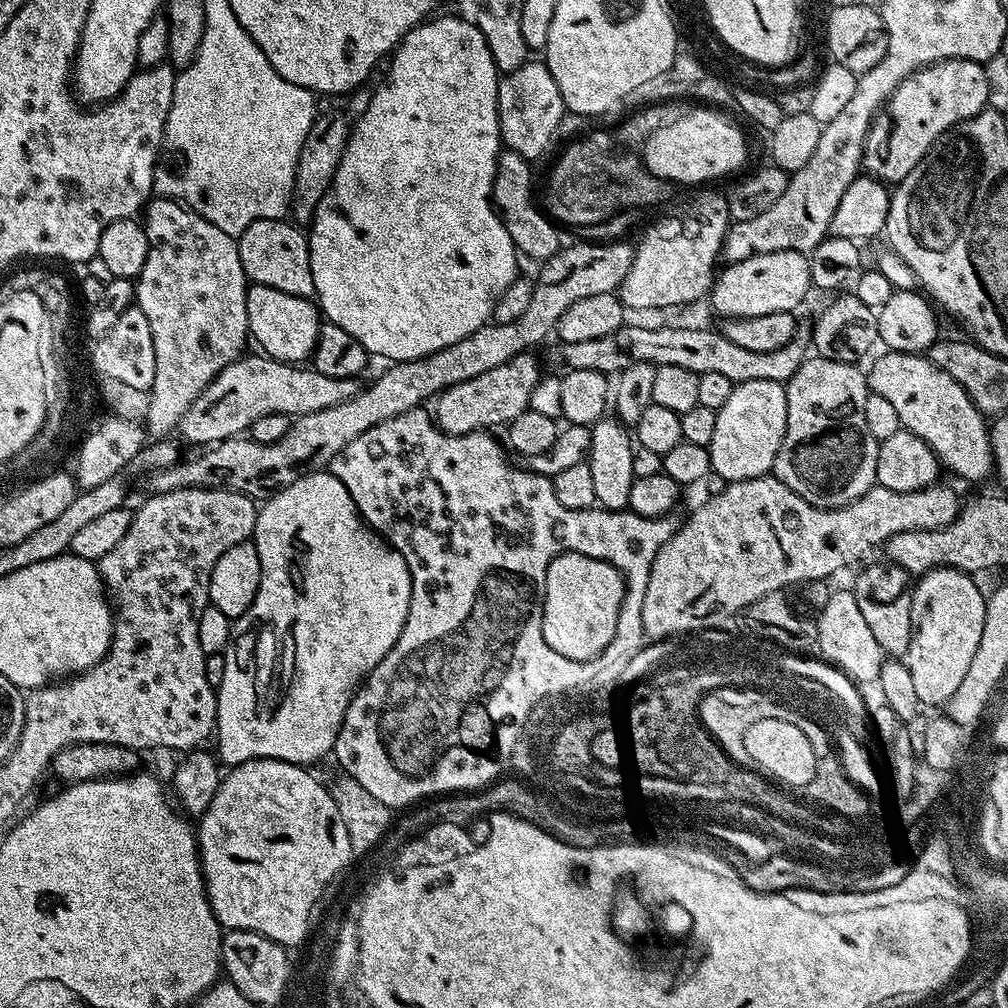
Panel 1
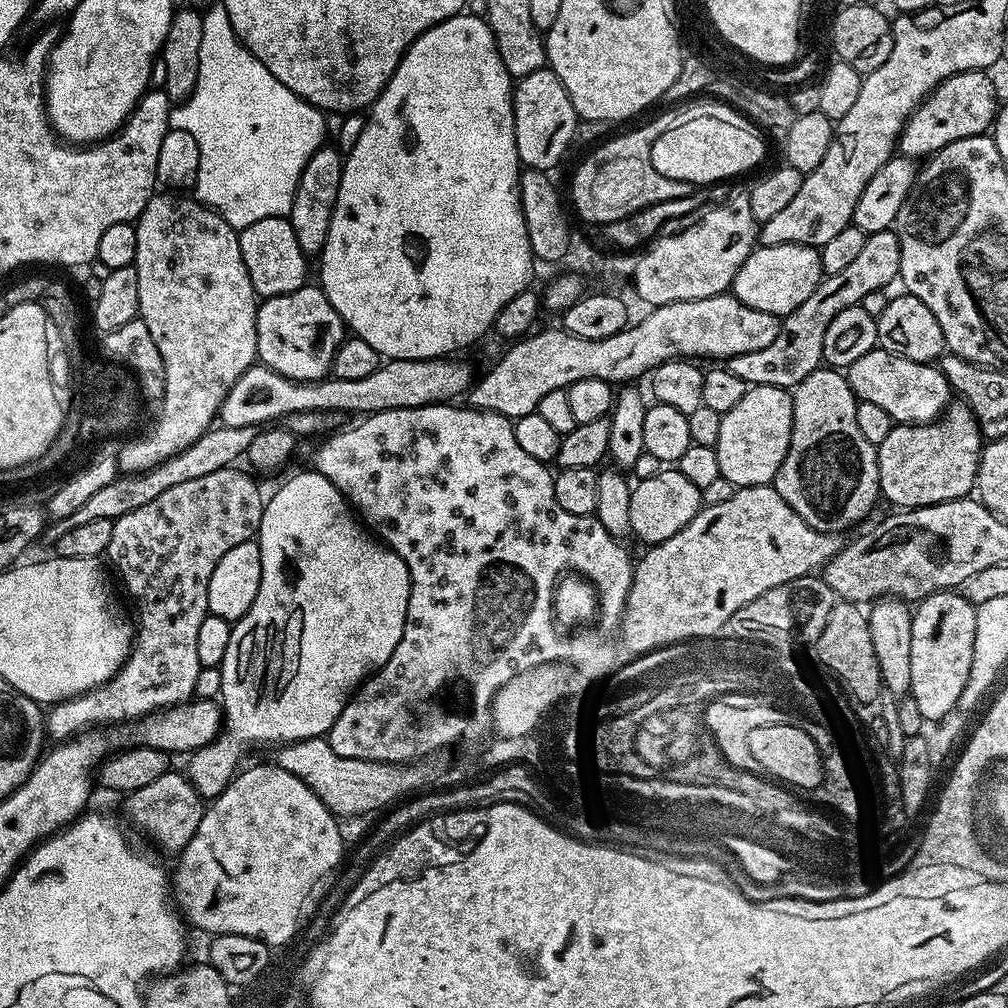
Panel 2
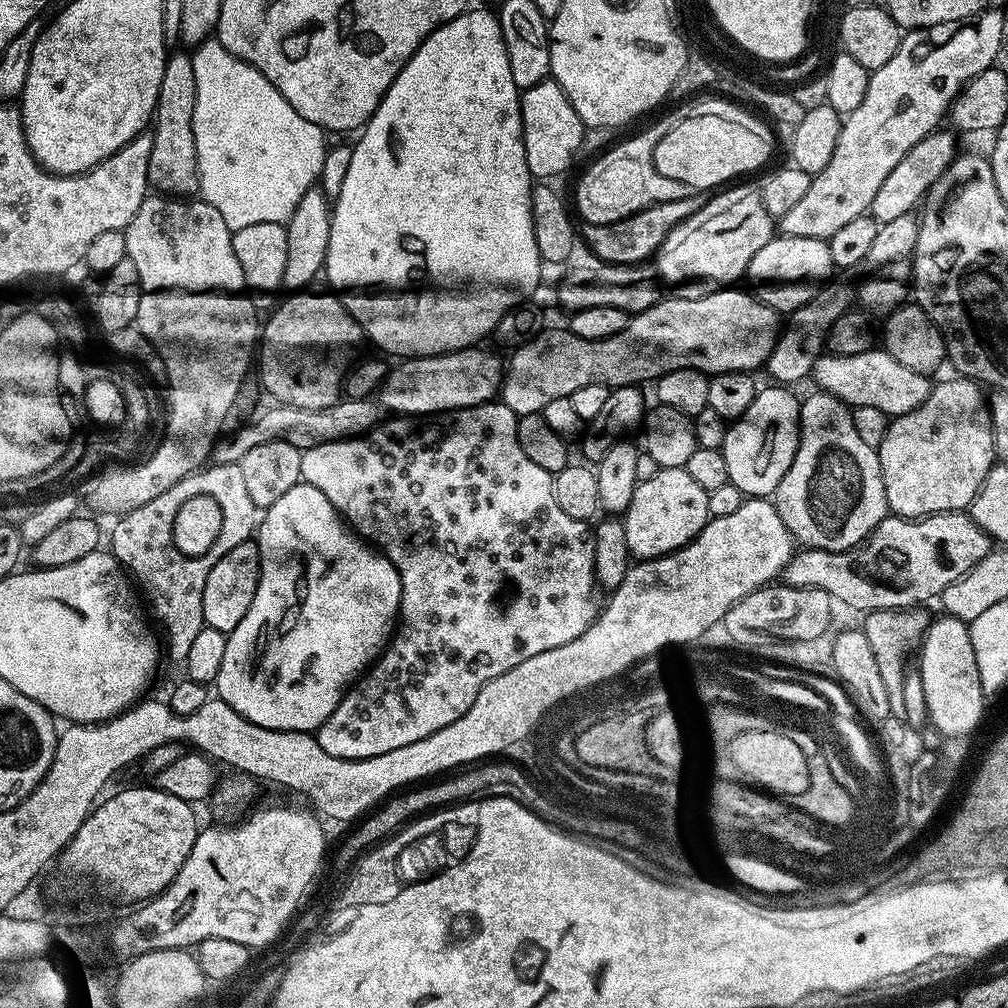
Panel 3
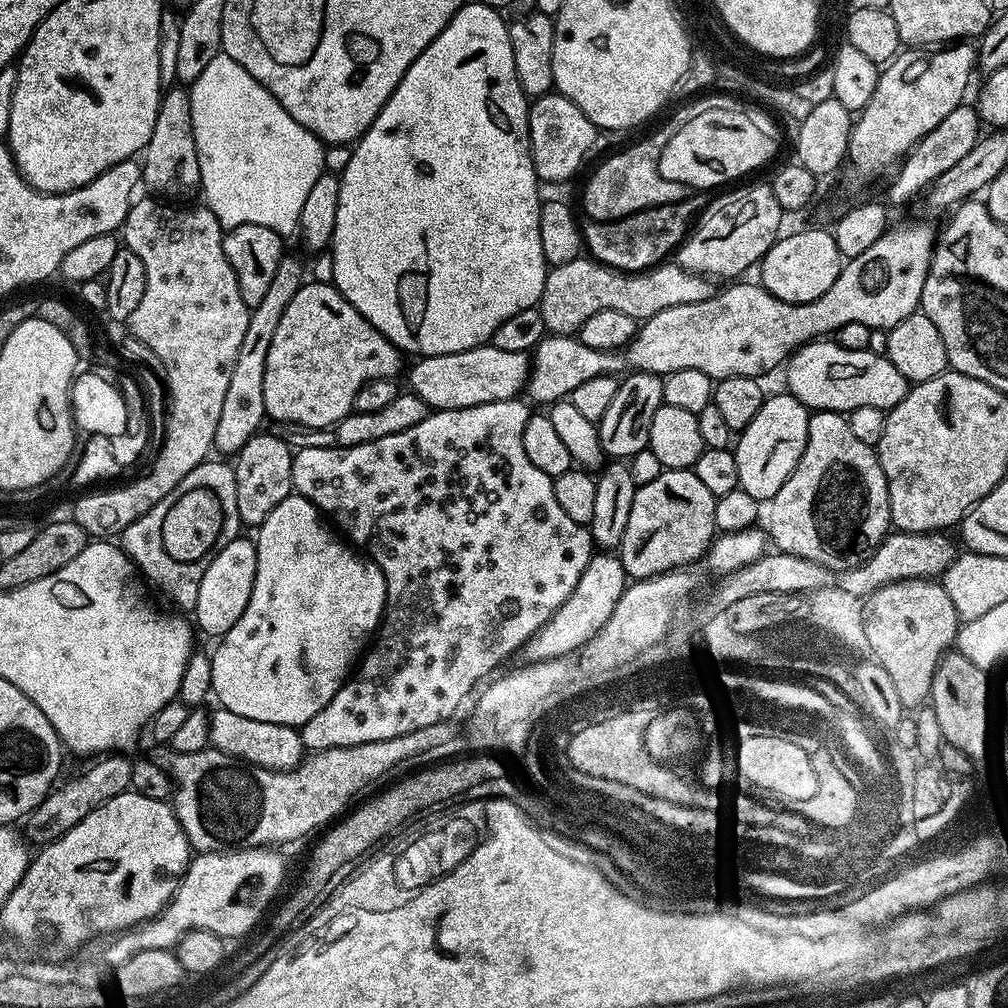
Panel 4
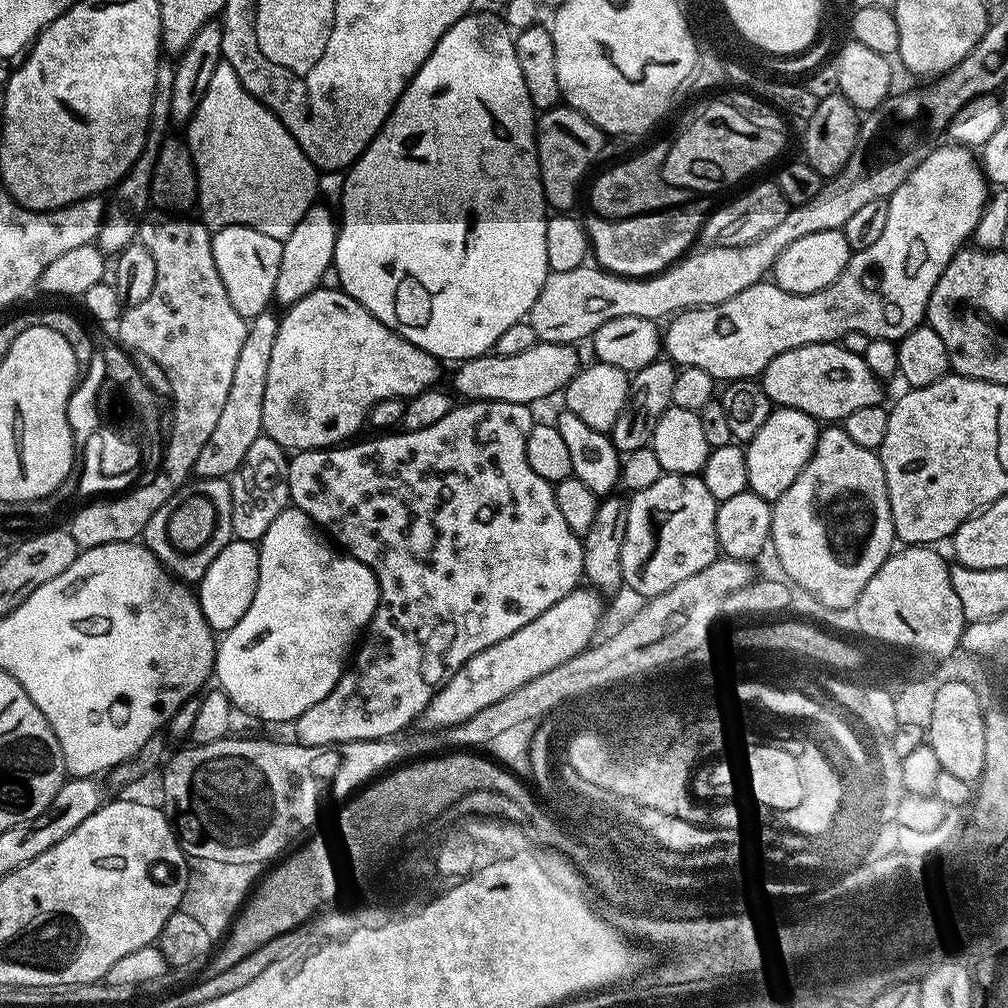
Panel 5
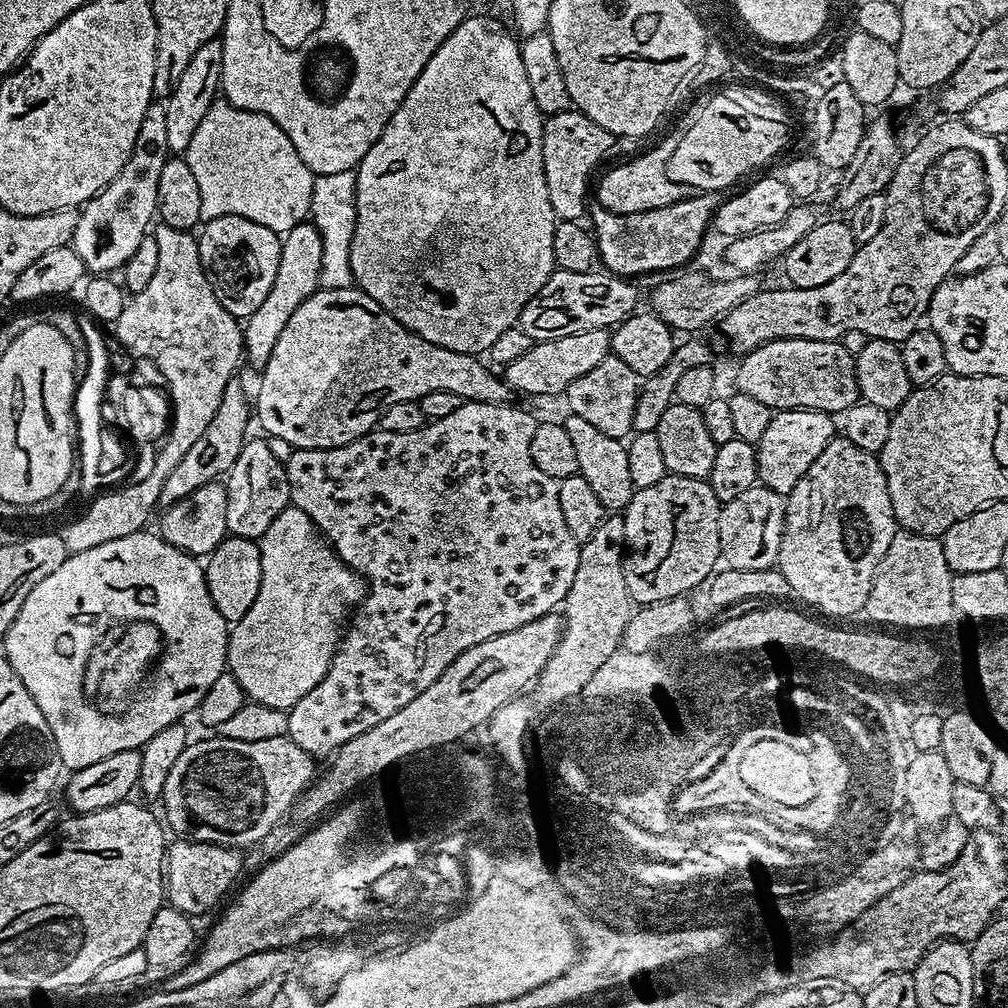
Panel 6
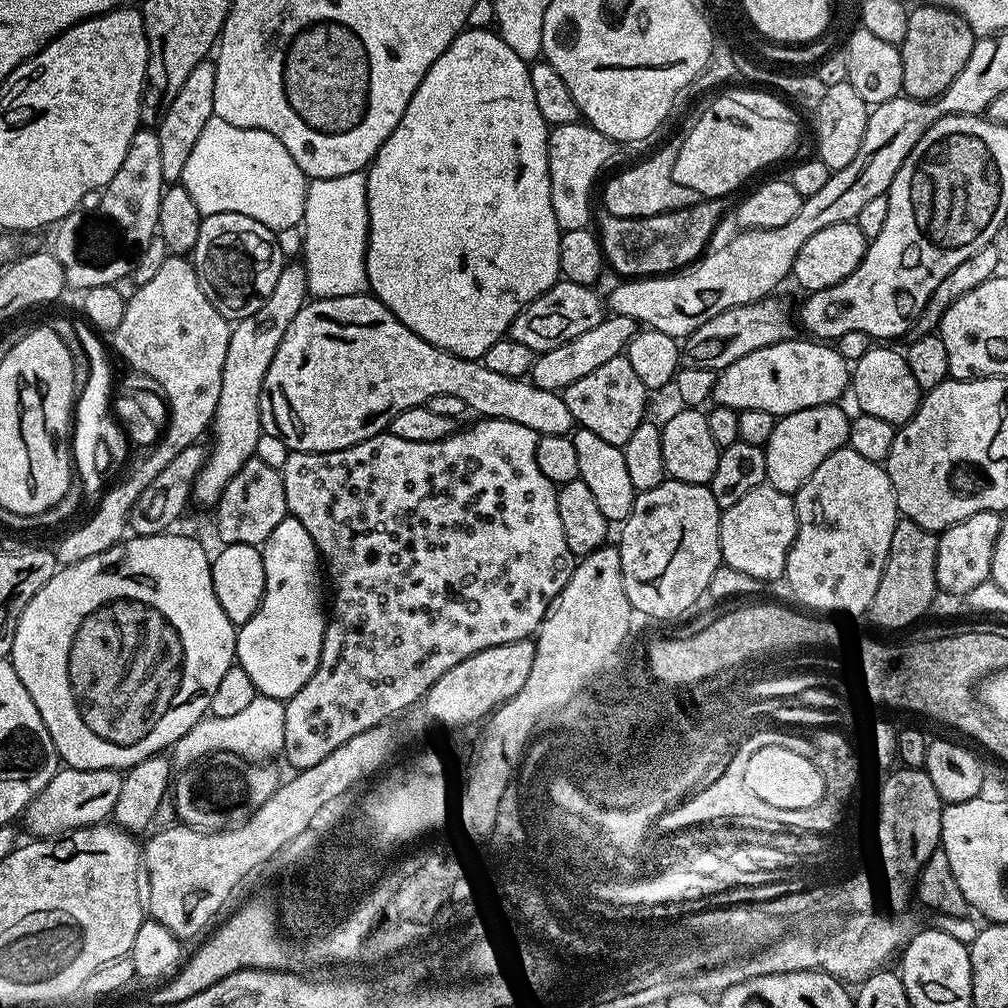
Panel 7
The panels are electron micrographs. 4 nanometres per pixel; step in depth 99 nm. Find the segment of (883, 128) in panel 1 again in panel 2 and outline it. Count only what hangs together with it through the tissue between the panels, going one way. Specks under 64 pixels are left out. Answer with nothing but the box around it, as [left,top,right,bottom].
[898,71,997,158]

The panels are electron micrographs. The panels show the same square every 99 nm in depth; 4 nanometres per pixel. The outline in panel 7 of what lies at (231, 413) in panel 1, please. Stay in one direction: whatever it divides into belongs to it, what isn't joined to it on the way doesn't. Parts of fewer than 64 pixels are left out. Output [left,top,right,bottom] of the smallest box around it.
[530,315,638,392]

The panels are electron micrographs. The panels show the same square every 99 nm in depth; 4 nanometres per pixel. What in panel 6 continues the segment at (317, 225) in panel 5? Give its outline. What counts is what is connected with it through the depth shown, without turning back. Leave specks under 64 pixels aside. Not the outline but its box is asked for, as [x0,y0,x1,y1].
[232,222,322,398]

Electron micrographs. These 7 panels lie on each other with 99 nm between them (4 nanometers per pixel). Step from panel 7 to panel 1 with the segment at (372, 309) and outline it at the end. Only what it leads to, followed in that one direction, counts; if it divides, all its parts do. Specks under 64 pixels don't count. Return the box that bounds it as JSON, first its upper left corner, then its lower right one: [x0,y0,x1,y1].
[246,283,322,365]

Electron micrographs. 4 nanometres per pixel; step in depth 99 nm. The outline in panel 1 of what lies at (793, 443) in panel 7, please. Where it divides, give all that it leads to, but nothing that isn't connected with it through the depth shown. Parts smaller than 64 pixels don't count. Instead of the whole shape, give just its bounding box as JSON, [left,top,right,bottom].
[711,382,786,482]

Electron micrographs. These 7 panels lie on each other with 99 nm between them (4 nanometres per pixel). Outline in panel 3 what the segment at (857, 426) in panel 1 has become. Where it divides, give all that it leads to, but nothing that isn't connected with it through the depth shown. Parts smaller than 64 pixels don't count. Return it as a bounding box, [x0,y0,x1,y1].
[774,390,889,552]

